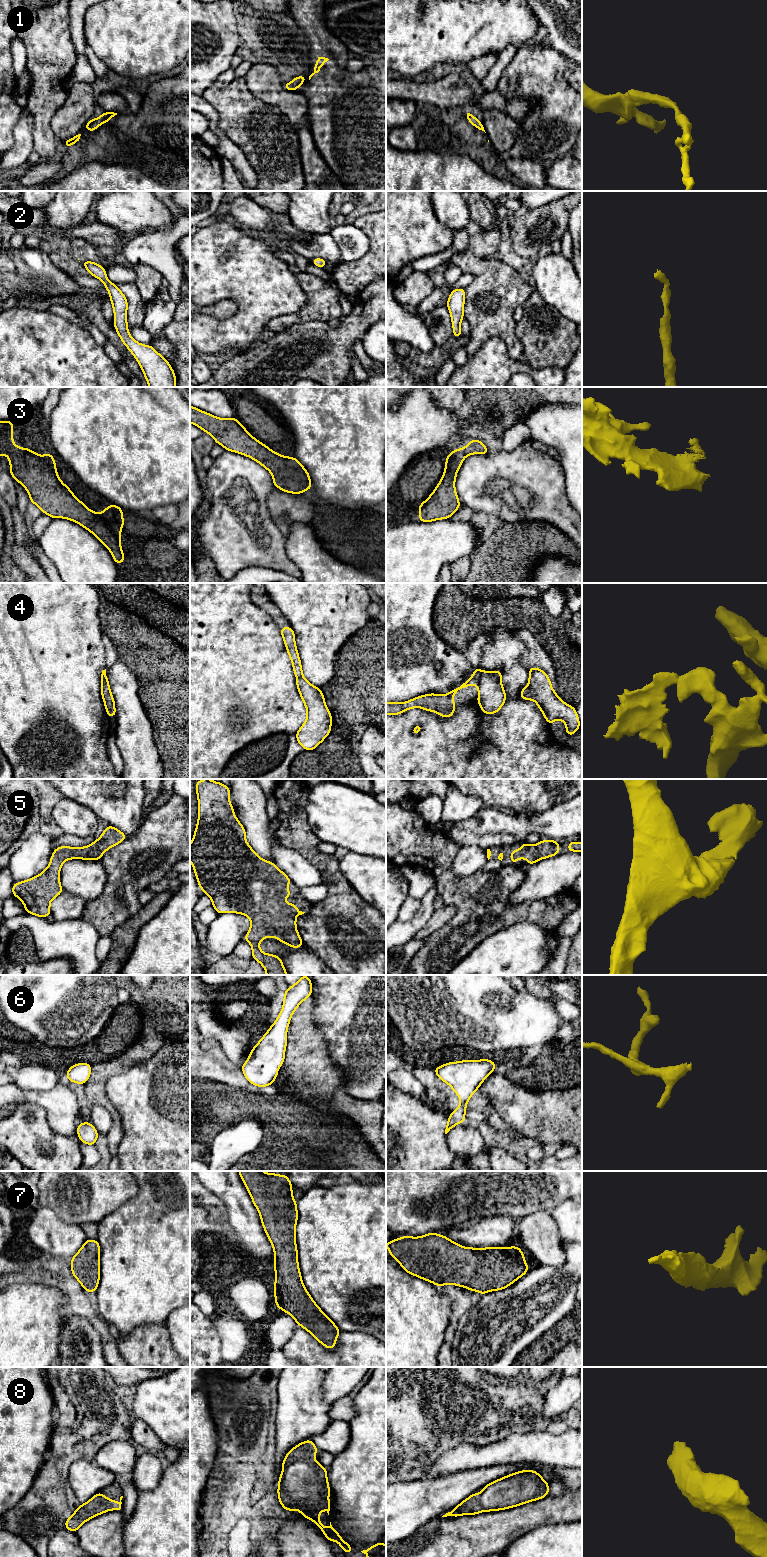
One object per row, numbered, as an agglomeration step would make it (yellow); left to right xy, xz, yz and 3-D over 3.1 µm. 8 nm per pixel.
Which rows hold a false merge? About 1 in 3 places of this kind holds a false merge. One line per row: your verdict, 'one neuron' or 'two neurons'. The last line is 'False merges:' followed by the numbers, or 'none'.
1: one neuron
2: one neuron
3: one neuron
4: two neurons
5: one neuron
6: one neuron
7: one neuron
8: one neuron
False merges: 4

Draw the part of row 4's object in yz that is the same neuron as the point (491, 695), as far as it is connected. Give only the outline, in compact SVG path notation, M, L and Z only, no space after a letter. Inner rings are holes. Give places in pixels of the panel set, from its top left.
M500 670L481 672L477 703L485 714L497 713L505 703L506 692L502 686L501 678Z

